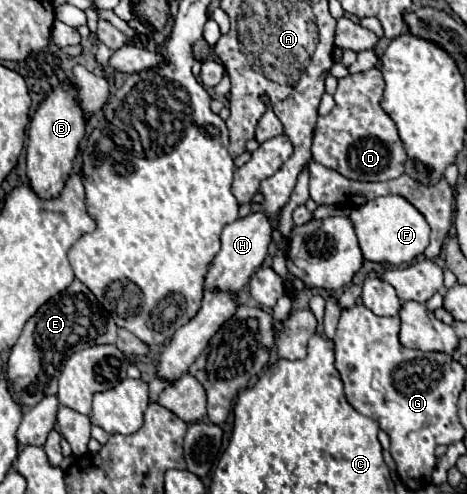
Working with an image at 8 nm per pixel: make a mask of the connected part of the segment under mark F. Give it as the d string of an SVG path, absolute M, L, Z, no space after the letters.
M385 195L367 201L365 205L353 209L349 213L349 219L355 227L363 259L371 263L387 263L387 265L411 263L425 251L429 243L427 221L423 219L423 215L419 215L419 211L415 211L415 207L411 207L411 203L407 203L407 199L399 195Z

